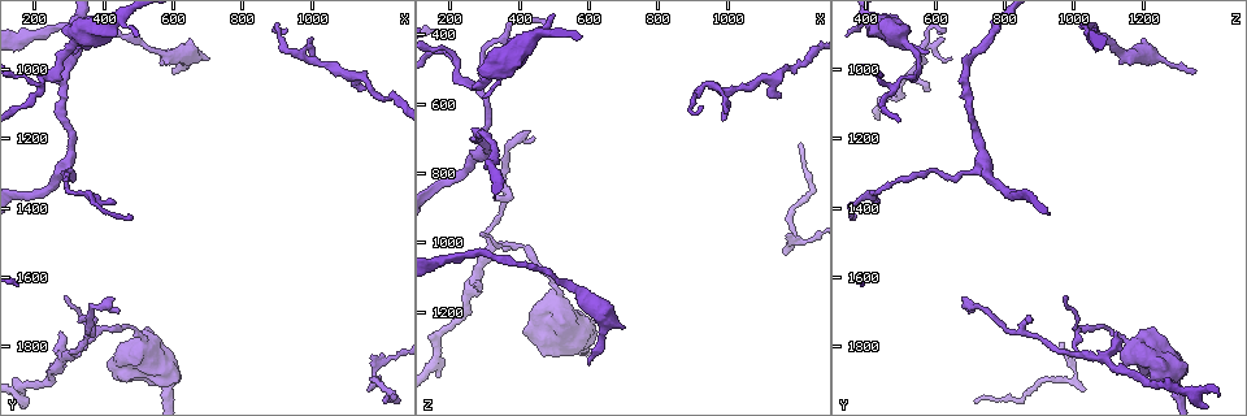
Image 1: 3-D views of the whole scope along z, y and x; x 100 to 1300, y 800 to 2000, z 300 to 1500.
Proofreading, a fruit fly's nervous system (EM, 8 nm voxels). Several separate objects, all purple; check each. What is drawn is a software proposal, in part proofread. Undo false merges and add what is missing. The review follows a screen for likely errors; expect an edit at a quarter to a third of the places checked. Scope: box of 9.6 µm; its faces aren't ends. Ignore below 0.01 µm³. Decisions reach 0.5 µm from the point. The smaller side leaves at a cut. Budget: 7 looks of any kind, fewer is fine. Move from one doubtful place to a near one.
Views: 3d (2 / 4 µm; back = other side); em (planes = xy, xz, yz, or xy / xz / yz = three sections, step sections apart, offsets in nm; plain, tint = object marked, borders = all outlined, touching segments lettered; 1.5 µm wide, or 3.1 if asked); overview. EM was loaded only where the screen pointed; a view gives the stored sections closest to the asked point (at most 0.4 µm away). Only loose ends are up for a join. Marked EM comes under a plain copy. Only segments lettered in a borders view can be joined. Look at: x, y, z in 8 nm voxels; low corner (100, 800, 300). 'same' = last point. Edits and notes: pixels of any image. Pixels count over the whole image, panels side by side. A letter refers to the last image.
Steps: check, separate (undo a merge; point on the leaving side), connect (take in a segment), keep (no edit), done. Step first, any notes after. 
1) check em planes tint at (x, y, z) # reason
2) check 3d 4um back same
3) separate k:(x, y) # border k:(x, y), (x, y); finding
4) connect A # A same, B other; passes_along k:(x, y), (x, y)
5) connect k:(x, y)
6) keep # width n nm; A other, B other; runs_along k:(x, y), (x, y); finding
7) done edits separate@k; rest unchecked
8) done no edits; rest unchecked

check em xy step 8 tint at (580, 950, 1160)

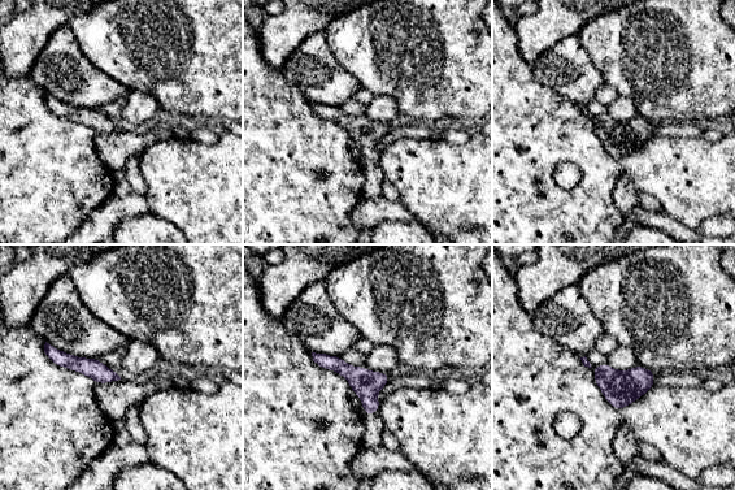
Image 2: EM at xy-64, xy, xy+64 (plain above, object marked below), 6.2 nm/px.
check em planes borders same # another direction

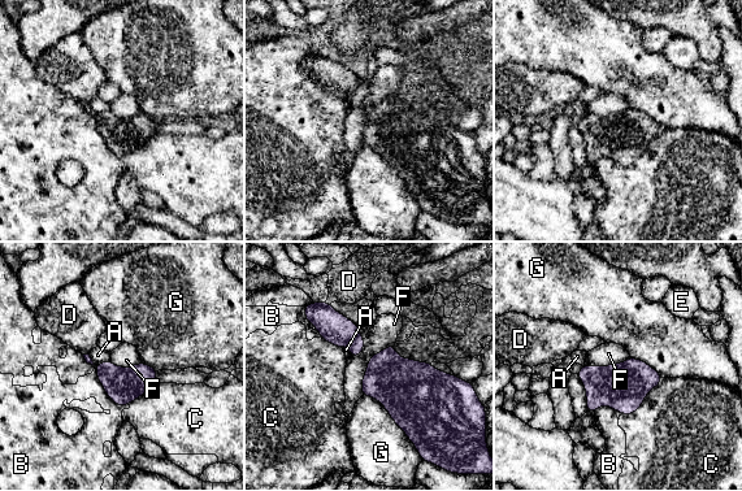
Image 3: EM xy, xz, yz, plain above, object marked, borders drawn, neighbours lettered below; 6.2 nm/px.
keep # A other, B other, C other, D other, E other, F other, G other; border 3:(394, 343), (369, 357), (360, 395); continuous, no second neuron

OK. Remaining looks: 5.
check em xz step 8 tint at (1140, 1070, 570) # branch stops here

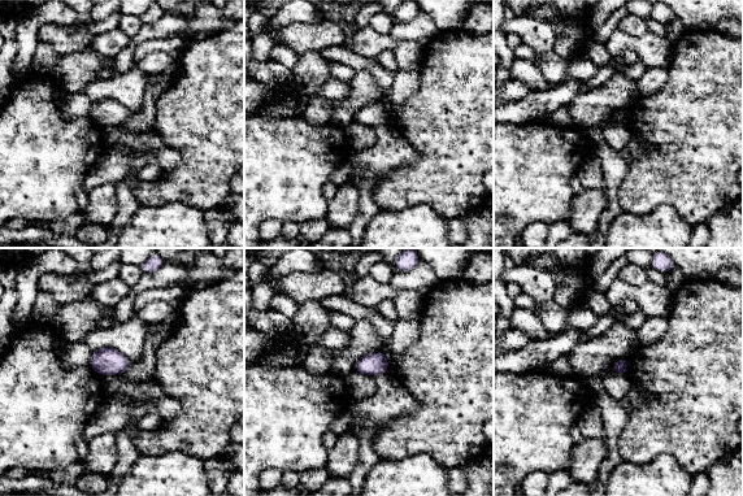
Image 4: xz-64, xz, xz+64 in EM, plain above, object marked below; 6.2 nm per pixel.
check em planes tint same # another direction

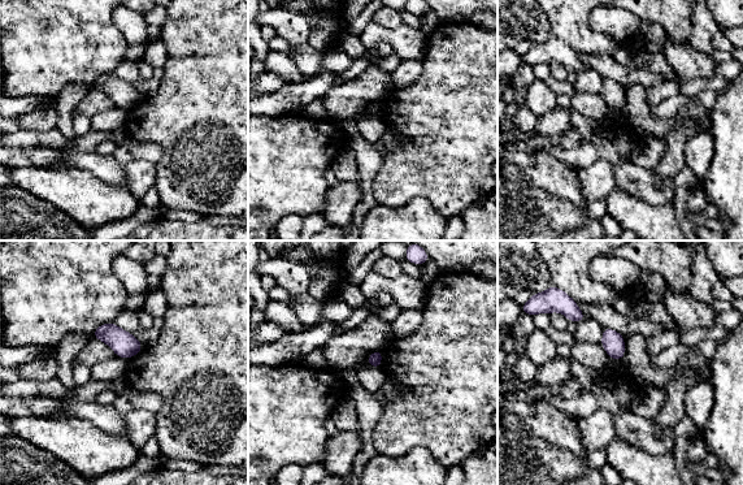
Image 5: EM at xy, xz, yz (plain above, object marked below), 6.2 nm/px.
check em planes borders same

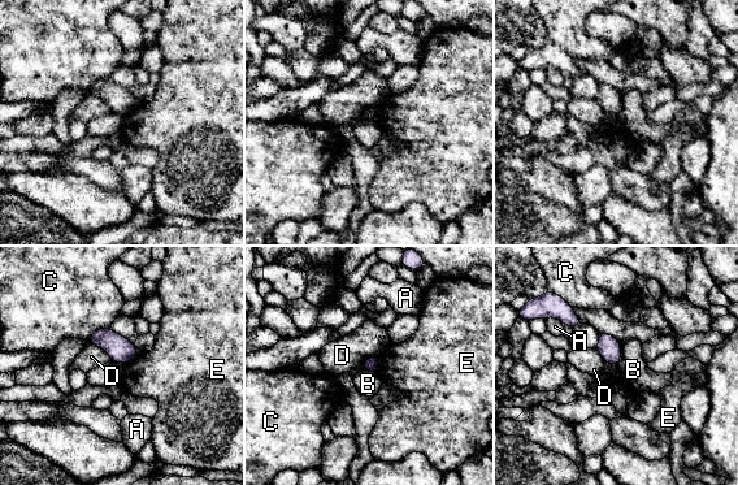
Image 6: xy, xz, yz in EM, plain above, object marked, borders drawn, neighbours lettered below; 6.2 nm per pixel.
keep # A other, B other, C other, D other, E other; border 6:(89, 342), (99, 346), (112, 360); none of them fits

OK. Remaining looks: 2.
check em yz step 8 borders at (440, 1700, 700) # an open end

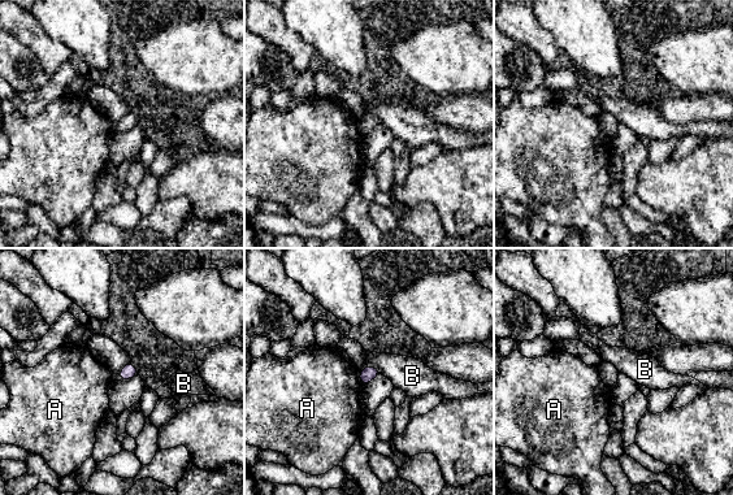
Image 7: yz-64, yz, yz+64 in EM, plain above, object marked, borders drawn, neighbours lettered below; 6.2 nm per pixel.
keep # A other, B other; border 7:(358, 372), (360, 385); none of them fits

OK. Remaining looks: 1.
done no edits; rest unchecked

